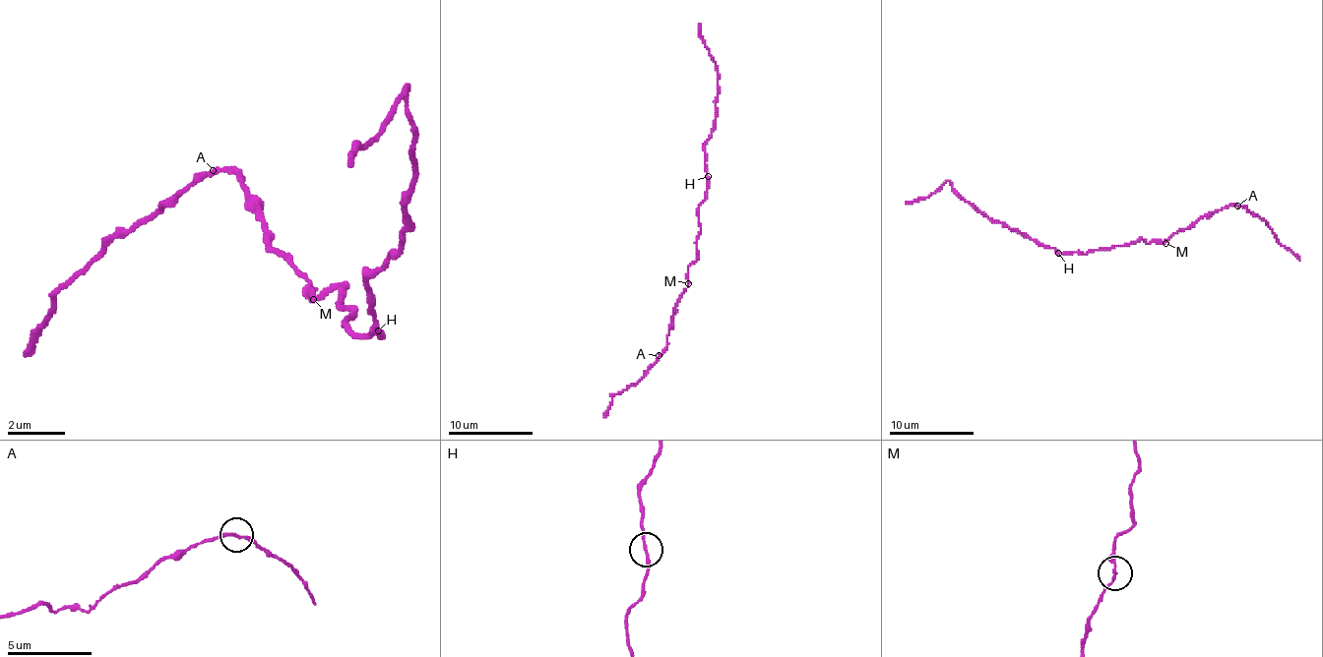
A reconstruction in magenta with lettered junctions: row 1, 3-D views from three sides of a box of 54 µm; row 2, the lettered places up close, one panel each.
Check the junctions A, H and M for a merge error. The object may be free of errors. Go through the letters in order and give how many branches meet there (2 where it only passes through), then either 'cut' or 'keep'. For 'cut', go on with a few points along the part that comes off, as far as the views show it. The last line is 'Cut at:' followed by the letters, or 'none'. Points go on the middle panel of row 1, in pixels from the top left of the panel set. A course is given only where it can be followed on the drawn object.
A: 2 branches meet; cut; foreign part runs (659, 356), (644, 375), (612, 398), (603, 417)
H: 2 branches meet; keep
M: 2 branches meet; keep
Cut at: A

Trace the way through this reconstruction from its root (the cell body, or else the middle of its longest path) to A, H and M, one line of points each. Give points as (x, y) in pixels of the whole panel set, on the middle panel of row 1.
A: (701, 232), (696, 240), (696, 260), (688, 268), (688, 286), (675, 308), (666, 345), (659, 356)
H: (701, 232), (698, 207), (705, 199), (707, 175)
M: (701, 232), (696, 240), (696, 260), (688, 268), (688, 282)

